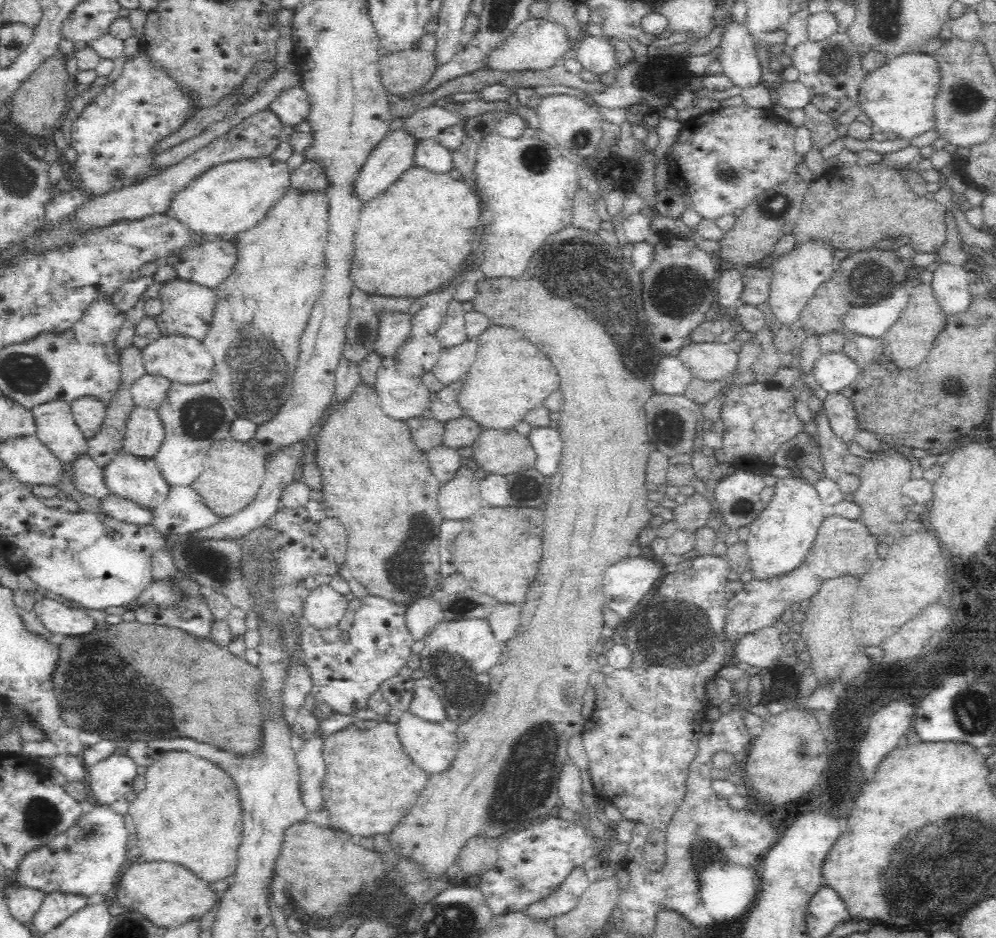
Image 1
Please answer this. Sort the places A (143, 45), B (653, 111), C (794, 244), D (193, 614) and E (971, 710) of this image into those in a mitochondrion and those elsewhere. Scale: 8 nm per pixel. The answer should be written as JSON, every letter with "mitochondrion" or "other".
{"A":"other","B":"other","C":"other","D":"other","E":"mitochondrion"}

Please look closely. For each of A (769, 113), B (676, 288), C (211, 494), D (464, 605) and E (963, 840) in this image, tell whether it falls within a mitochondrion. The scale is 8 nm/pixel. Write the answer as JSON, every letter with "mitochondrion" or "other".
{"A":"other","B":"mitochondrion","C":"other","D":"mitochondrion","E":"mitochondrion"}

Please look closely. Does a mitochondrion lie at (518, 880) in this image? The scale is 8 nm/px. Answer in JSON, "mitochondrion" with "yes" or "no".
{"mitochondrion":"yes"}

